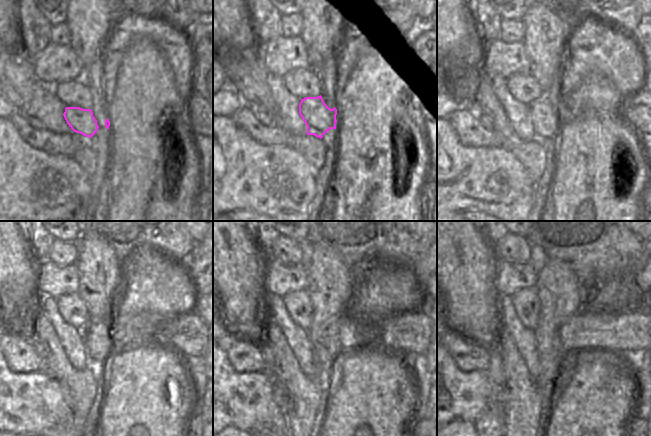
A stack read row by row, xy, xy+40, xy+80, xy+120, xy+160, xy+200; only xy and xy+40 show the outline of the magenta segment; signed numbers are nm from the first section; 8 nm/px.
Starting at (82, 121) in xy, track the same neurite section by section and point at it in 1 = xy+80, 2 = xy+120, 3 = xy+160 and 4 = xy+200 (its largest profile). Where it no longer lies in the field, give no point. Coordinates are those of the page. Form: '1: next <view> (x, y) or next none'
1: next xy+80 (545, 116)
2: next xy+120 (124, 333)
3: next xy+160 (407, 333)
4: next xy+200 (603, 331)

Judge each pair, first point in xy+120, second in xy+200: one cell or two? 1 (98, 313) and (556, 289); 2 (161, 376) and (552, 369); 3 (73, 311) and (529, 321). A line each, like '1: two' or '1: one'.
1: one
2: two
3: one

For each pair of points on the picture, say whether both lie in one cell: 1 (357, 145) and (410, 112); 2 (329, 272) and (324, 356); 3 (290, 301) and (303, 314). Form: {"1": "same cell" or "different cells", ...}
{"1": "different cells", "2": "same cell", "3": "same cell"}

